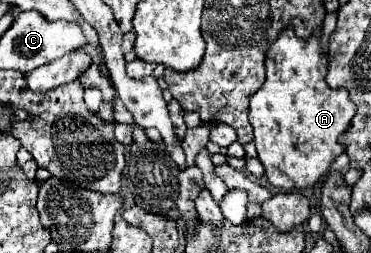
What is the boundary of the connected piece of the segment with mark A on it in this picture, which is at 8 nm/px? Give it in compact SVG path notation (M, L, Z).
M285 27L267 49L267 79L249 103L249 123L255 135L253 143L265 167L265 177L281 191L315 185L329 173L335 157L345 153L345 145L337 139L347 131L355 115L349 91L331 89L323 79L329 57L325 57L321 49L321 37L323 31L317 31L309 39L301 39L291 27Z

